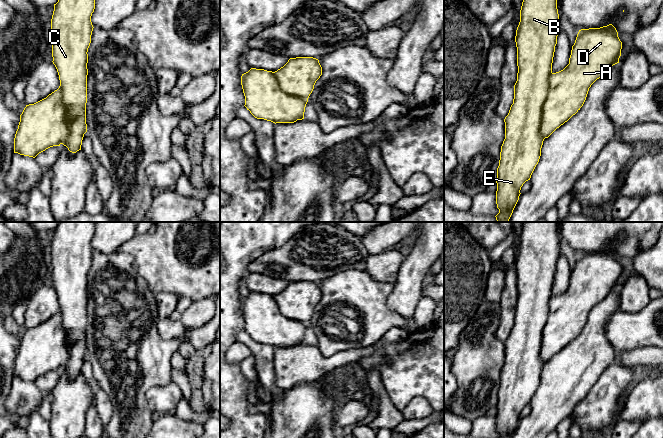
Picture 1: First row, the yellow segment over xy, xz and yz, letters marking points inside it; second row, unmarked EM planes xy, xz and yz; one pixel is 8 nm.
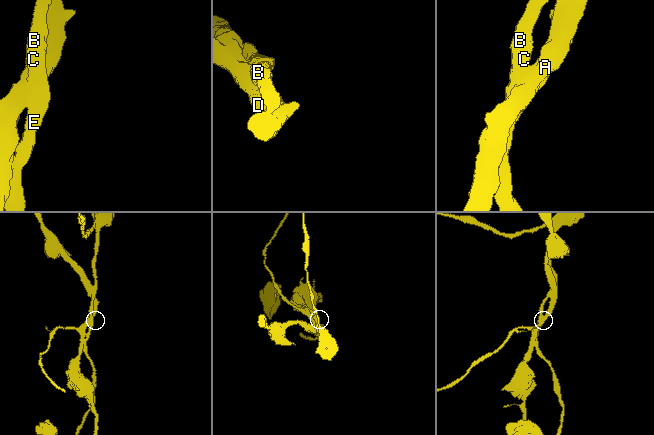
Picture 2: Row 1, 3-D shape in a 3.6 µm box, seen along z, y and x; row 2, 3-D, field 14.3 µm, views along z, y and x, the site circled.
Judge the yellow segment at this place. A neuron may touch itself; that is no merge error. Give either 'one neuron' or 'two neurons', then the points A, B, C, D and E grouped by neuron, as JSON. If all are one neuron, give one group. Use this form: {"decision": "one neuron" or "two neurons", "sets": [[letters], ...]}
{"decision": "two neurons", "sets": [["A", "D"], ["B", "C", "E"]]}

